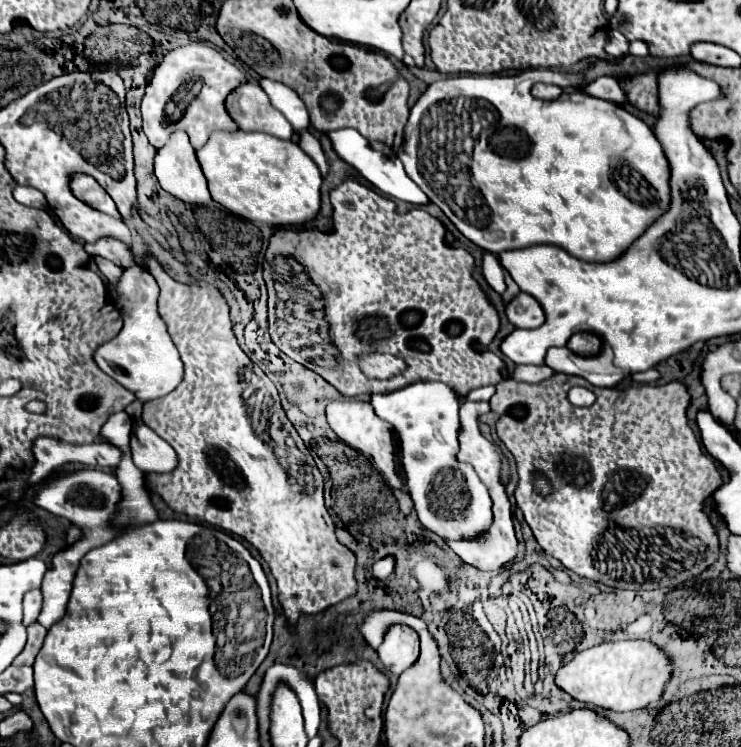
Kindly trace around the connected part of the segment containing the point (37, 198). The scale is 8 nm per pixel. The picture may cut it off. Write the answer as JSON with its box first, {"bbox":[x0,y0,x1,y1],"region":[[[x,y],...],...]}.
{"bbox":[14,187,46,209],"region":[[[16,187],[14,189],[14,199],[22,205],[28,205],[28,207],[38,207],[38,209],[46,209],[46,197],[36,191],[34,187]]]}

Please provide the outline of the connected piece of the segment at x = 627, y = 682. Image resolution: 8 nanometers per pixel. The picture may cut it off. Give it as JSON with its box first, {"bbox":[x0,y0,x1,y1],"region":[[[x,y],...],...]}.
{"bbox":[556,639,674,711],"region":[[[628,639],[600,643],[578,653],[556,673],[556,685],[578,701],[588,701],[612,711],[634,711],[662,699],[672,669],[674,661],[662,647],[644,639]]]}

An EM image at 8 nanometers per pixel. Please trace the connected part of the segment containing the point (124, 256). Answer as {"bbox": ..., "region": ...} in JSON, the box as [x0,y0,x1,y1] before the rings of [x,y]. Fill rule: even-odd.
{"bbox":[84,237,134,269],"region":[[[108,237],[108,239],[100,239],[100,241],[96,241],[94,244],[86,243],[84,249],[86,249],[88,255],[106,257],[106,259],[110,259],[110,261],[122,265],[124,269],[130,267],[130,265],[134,265],[134,255],[132,255],[130,249],[128,249],[122,241],[118,241],[118,239],[110,239],[110,237]]]}

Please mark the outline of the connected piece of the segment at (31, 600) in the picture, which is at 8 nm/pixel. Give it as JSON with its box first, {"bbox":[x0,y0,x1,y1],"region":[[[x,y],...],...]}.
{"bbox":[24,589,42,625],"region":[[[32,589],[24,597],[24,625],[30,625],[38,619],[38,613],[42,609],[42,593],[40,589]]]}

